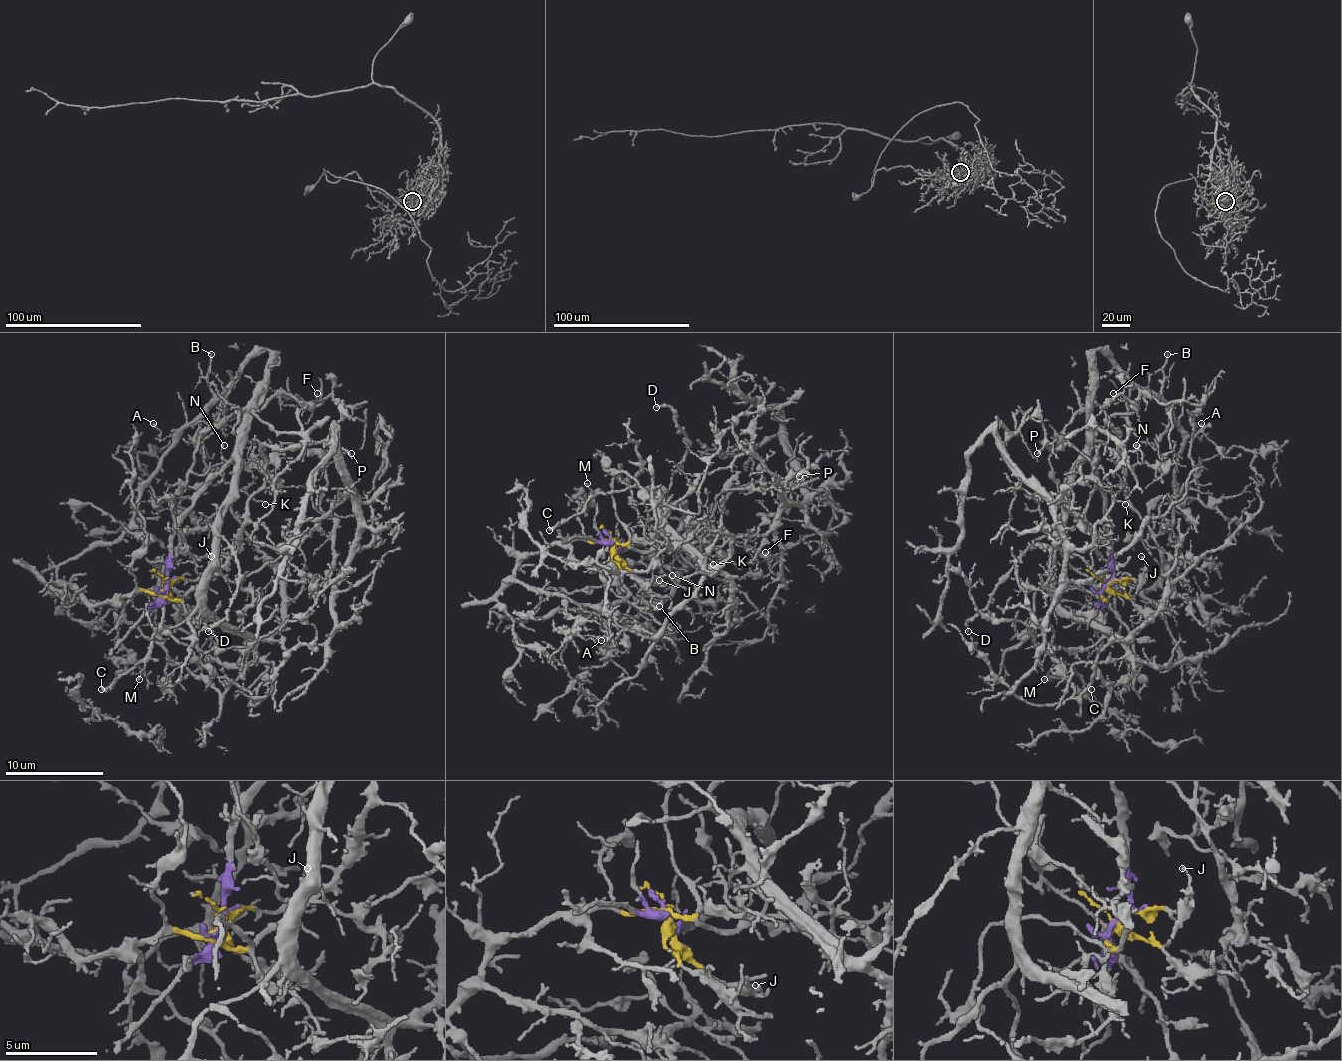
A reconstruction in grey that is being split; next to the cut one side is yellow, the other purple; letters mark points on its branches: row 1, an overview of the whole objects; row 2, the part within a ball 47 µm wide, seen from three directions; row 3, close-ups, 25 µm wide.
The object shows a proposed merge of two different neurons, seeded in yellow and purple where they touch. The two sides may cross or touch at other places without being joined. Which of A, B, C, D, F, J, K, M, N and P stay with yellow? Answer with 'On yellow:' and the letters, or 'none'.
On yellow: F, J, N, P

